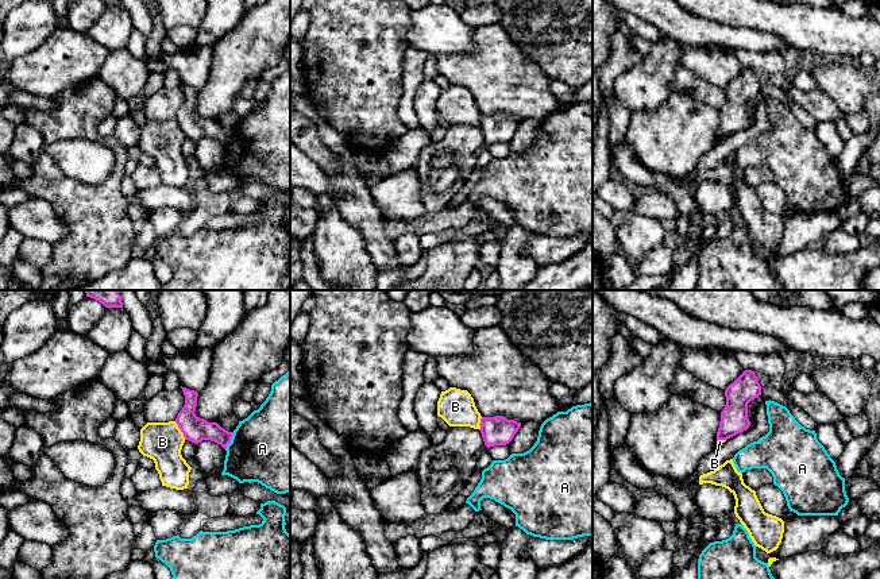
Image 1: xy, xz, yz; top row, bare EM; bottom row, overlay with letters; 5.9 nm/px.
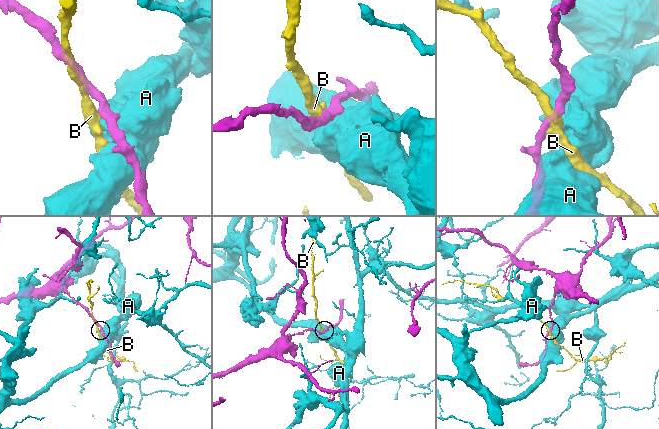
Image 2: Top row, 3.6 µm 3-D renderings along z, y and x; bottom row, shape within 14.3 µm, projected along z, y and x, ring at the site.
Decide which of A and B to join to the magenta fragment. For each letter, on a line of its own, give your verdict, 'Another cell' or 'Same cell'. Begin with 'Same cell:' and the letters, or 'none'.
Same cell: none
A: Another cell
B: Another cell

